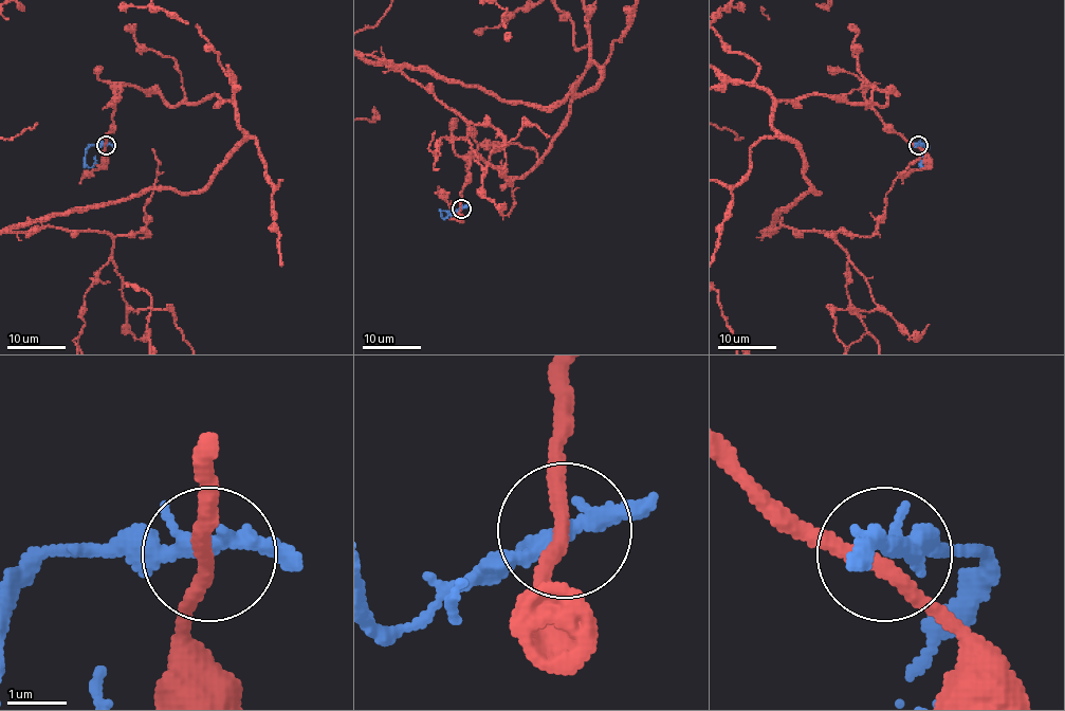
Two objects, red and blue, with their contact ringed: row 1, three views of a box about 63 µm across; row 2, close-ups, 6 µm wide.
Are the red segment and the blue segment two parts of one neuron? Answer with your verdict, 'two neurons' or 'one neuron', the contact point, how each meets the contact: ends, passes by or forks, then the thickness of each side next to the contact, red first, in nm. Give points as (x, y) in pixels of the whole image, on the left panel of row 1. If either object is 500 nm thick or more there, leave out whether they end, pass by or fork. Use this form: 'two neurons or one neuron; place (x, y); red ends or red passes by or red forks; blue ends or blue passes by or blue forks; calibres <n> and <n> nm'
two neurons; place (106, 145); red passes by; blue passes by; calibres 240 and 280 nm

